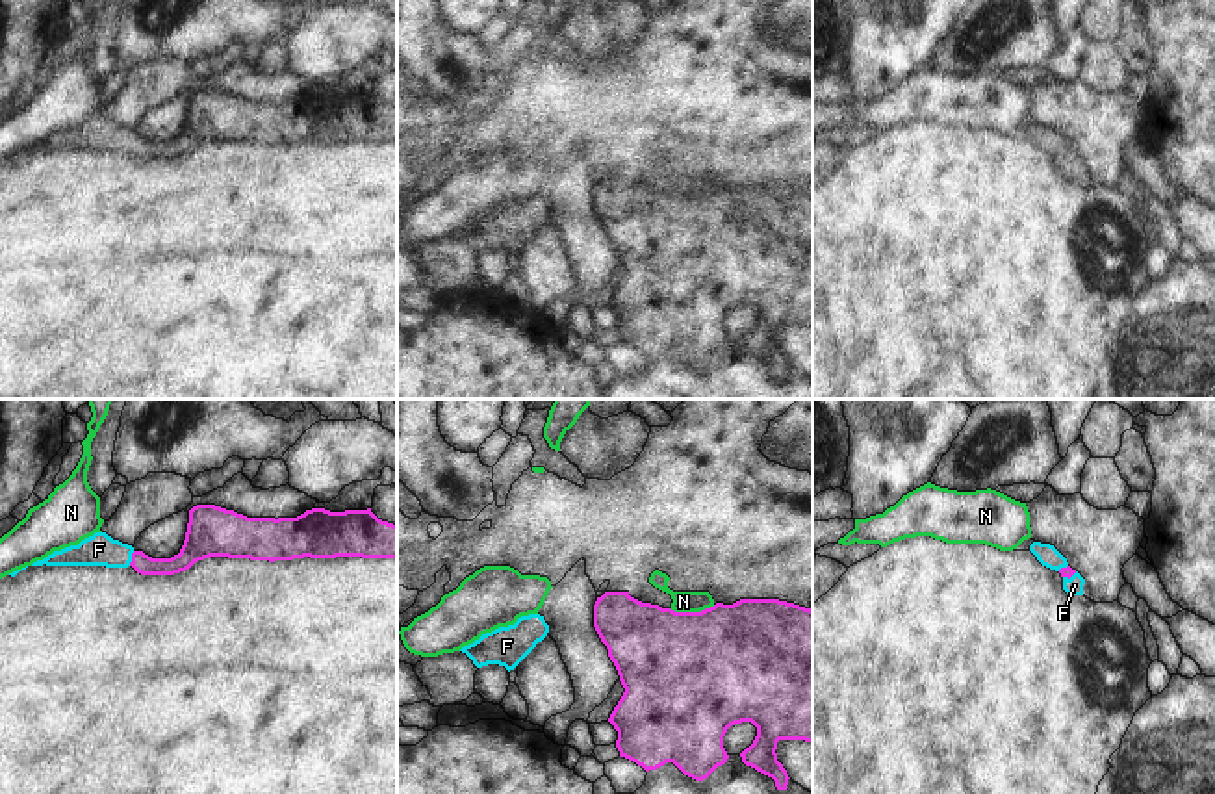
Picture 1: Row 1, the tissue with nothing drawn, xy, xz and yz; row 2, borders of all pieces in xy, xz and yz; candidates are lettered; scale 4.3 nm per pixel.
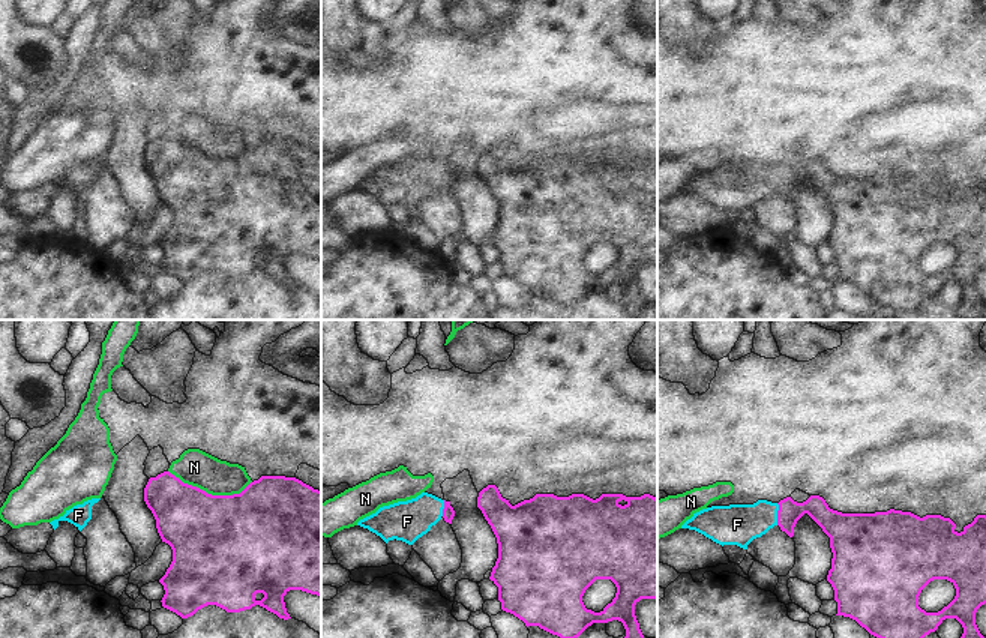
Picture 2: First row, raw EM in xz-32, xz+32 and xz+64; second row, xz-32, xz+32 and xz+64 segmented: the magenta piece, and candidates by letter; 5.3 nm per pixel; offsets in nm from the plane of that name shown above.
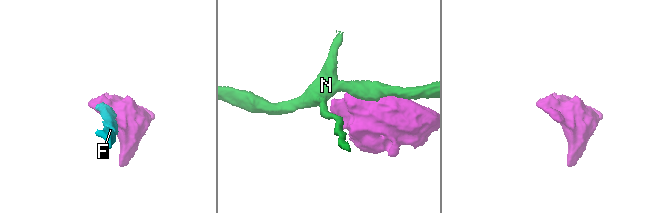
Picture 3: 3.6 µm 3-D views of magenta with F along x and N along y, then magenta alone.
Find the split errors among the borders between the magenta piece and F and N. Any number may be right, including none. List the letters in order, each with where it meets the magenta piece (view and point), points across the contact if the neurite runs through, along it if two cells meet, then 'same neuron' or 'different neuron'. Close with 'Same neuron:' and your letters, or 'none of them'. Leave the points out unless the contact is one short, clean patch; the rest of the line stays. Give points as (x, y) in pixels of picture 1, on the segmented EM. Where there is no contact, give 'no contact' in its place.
F: meets magenta in xy at (132, 559); runs through xy (190, 553), (175, 564), (132, 559), (99, 550); same neuron
N: meets magenta in xz at (692, 613); different neuron
Same neuron: F

